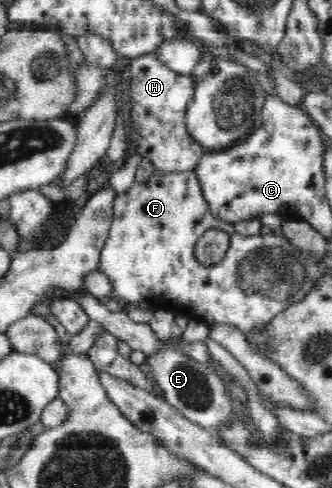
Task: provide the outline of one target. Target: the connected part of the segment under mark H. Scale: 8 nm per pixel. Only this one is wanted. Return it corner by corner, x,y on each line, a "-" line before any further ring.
154,52
130,61
130,77
131,129
139,135
135,153
149,159
155,171
160,173
194,170
205,153
190,137
186,125
187,105
194,98
194,78
172,71

